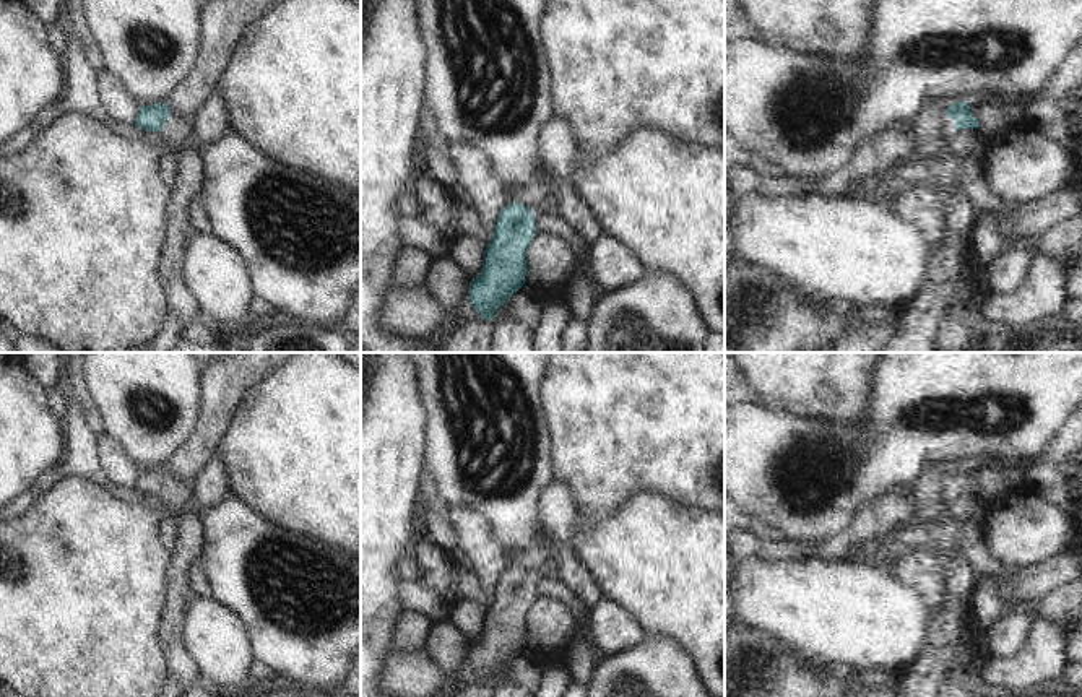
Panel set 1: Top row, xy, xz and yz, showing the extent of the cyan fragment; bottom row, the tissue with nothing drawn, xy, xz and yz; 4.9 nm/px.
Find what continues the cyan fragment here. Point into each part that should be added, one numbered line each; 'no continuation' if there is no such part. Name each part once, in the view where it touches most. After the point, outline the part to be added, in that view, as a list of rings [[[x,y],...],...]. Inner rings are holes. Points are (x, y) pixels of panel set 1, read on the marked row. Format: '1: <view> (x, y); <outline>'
1: yz (947, 132); [[[947,117],[942,128],[941,128],[941,140],[949,145],[952,138],[955,138],[955,122],[954,119]]]

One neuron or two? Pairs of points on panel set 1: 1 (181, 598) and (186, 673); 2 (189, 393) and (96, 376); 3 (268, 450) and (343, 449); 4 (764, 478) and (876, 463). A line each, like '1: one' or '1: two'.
1: one
2: one
3: one
4: one

